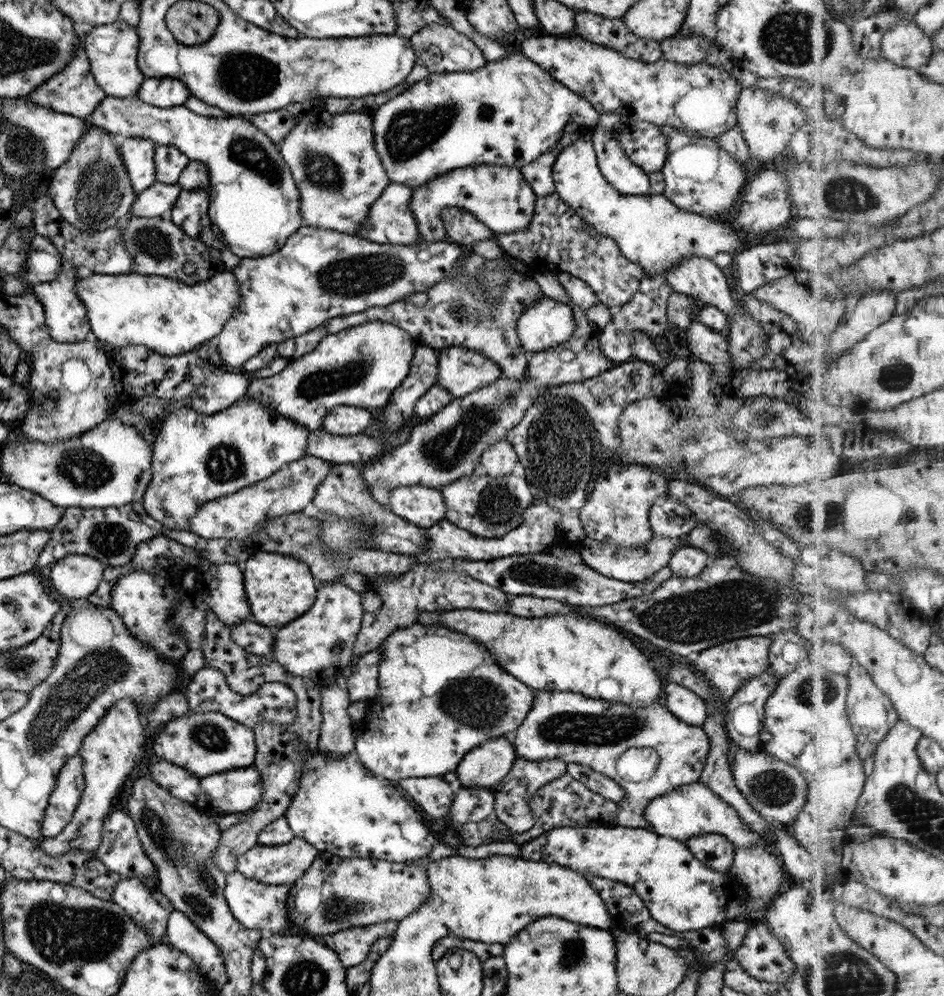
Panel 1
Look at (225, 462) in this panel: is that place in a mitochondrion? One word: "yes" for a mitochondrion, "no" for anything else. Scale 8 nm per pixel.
yes

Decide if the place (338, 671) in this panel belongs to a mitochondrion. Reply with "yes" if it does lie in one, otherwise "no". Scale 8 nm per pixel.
no

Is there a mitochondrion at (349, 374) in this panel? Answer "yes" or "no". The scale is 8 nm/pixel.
yes

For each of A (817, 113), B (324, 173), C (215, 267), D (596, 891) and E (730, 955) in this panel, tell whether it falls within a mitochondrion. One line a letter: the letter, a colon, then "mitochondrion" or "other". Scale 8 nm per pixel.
A: other
B: mitochondrion
C: other
D: other
E: other

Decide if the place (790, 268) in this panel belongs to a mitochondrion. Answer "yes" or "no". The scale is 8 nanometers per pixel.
no

